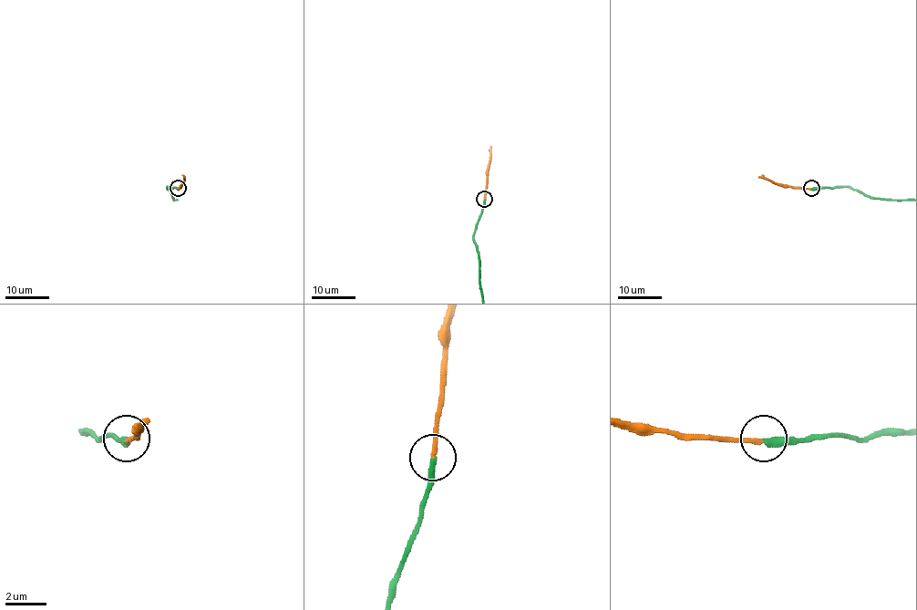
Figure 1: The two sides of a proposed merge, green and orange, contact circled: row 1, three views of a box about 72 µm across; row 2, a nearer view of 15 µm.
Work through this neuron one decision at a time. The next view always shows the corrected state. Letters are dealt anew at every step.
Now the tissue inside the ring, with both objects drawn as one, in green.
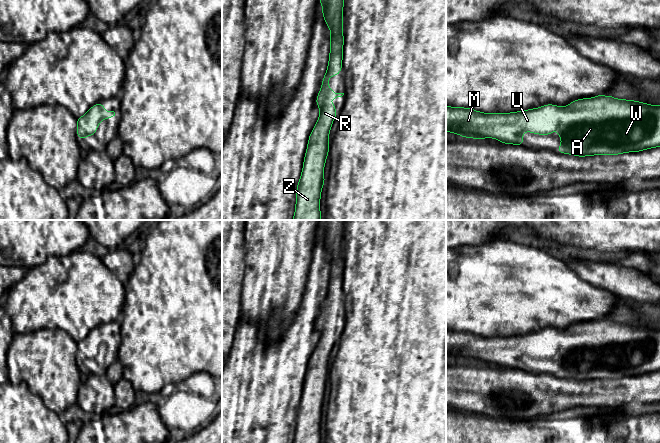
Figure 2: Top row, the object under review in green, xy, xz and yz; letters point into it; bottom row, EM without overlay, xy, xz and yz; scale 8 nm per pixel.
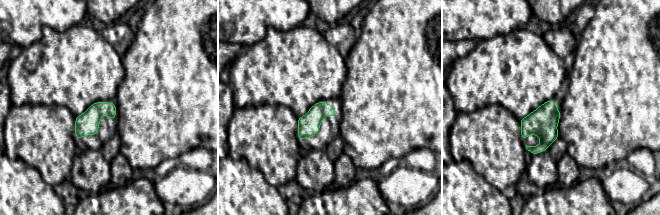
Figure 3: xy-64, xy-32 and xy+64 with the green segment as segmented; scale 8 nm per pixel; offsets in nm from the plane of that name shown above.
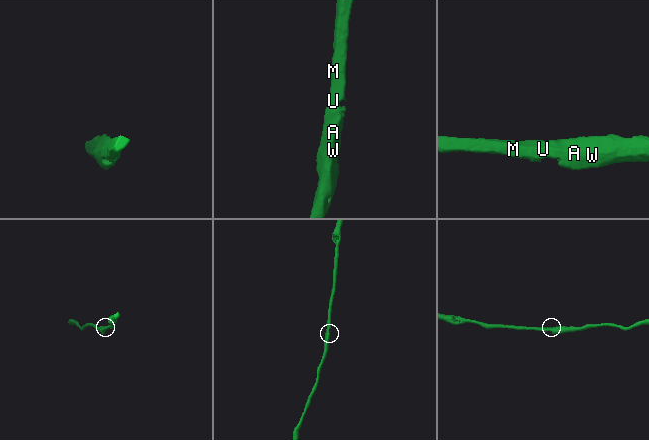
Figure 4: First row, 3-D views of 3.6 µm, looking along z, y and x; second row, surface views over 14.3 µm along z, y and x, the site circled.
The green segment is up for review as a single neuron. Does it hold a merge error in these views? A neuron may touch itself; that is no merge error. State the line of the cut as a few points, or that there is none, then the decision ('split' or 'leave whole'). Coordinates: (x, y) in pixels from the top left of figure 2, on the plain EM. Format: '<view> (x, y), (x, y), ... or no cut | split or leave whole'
no cut | leave whole

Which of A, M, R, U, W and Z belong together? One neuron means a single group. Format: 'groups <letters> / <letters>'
groups A M R U W Z

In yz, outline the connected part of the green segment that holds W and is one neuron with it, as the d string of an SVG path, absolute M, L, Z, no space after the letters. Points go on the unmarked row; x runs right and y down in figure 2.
M597 319L592 322L583 322L572 325L568 330L556 330L553 328L547 328L538 332L528 333L524 335L510 336L510 337L484 337L479 336L471 332L464 331L451 331L446 330L446 355L449 357L458 358L461 361L473 362L483 364L484 362L493 362L501 365L503 368L523 369L523 357L531 356L538 359L550 359L553 355L558 356L558 360L561 362L561 368L557 375L563 378L575 379L578 381L594 380L594 379L618 379L629 376L640 376L643 374L656 372L660 370L660 329L655 330L646 328L644 326L638 326L635 324L617 323L610 319L603 320Z

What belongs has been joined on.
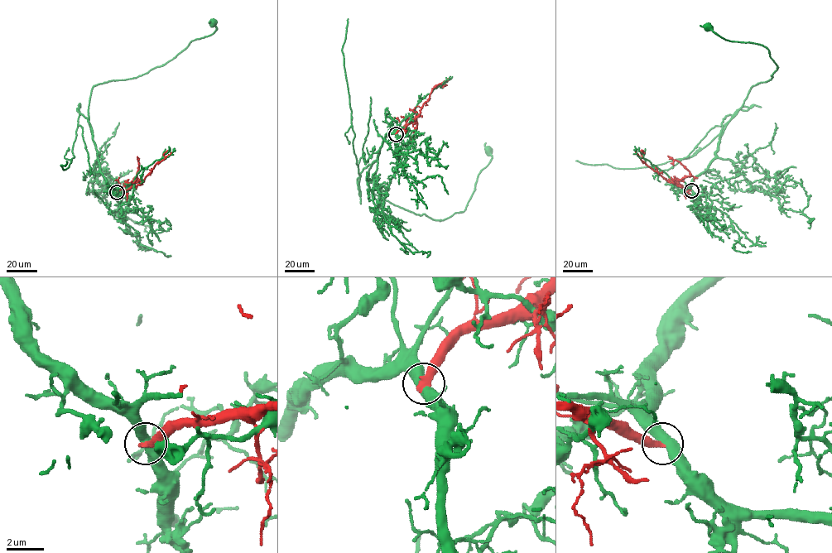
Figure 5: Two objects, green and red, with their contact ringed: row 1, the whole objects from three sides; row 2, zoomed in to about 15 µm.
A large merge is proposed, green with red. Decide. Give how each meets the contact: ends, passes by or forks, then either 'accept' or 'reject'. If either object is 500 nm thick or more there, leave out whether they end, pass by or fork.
reject

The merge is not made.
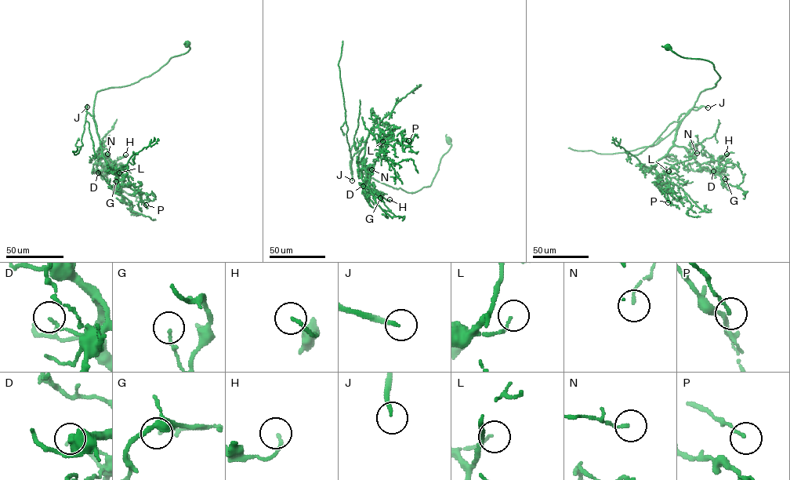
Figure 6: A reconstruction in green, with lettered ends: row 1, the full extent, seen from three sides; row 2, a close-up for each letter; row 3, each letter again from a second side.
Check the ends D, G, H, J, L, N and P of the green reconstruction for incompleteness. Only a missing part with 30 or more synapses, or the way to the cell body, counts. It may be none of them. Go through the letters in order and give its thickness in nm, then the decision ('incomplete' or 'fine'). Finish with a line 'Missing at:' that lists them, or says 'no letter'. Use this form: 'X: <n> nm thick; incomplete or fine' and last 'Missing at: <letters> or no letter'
D: 130 nm thick; fine
G: 130 nm thick; fine
H: 140 nm thick; fine
J: 160 nm thick; incomplete
L: 100 nm thick; fine
N: 120 nm thick; fine
P: 80 nm thick; fine
Missing at: J

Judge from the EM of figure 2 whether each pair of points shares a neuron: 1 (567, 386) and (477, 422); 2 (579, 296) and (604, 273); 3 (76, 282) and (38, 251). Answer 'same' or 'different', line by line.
1: different
2: different
3: different

